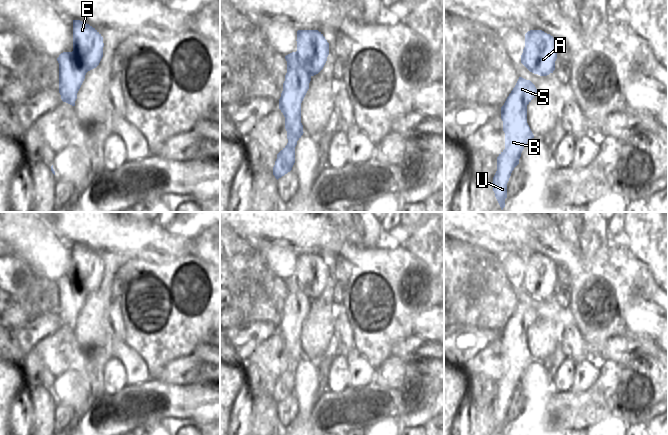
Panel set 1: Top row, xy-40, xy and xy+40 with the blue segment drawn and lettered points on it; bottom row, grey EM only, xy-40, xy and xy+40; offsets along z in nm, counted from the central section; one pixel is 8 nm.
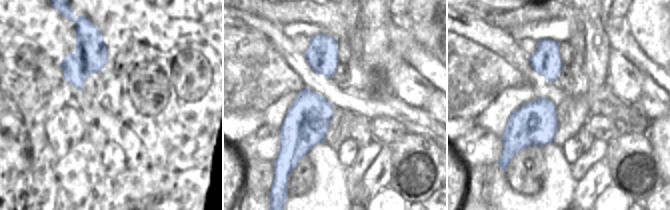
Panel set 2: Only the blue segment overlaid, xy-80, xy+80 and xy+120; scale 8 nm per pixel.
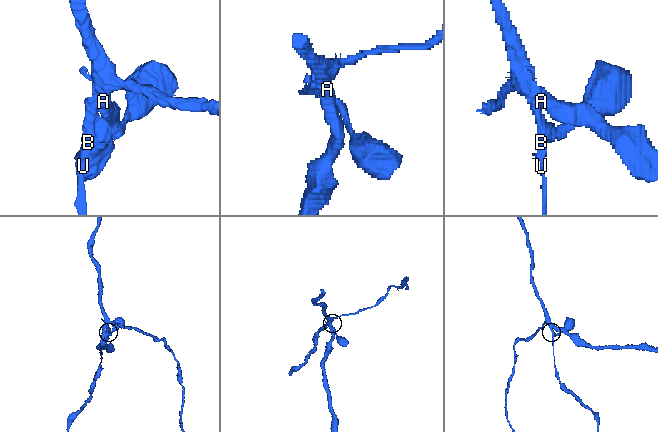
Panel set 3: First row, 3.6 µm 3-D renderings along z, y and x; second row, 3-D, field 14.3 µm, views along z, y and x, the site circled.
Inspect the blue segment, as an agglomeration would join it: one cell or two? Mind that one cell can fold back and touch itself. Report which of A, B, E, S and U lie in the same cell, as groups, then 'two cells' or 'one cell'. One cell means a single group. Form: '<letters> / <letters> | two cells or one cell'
A E / B S U | two cells

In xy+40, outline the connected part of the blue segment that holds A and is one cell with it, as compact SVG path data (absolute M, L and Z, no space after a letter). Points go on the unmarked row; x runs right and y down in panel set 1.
M530 254L525 258L525 271L521 279L530 296L547 300L555 294L557 264L542 254Z

